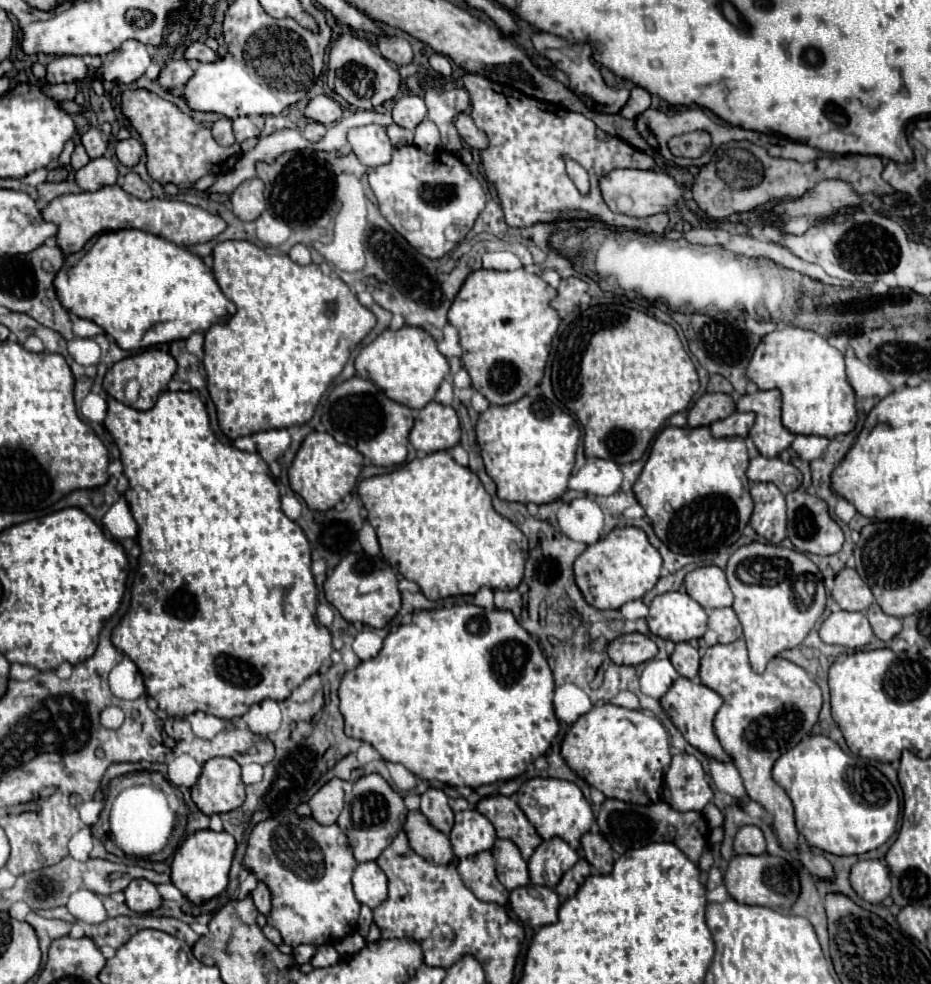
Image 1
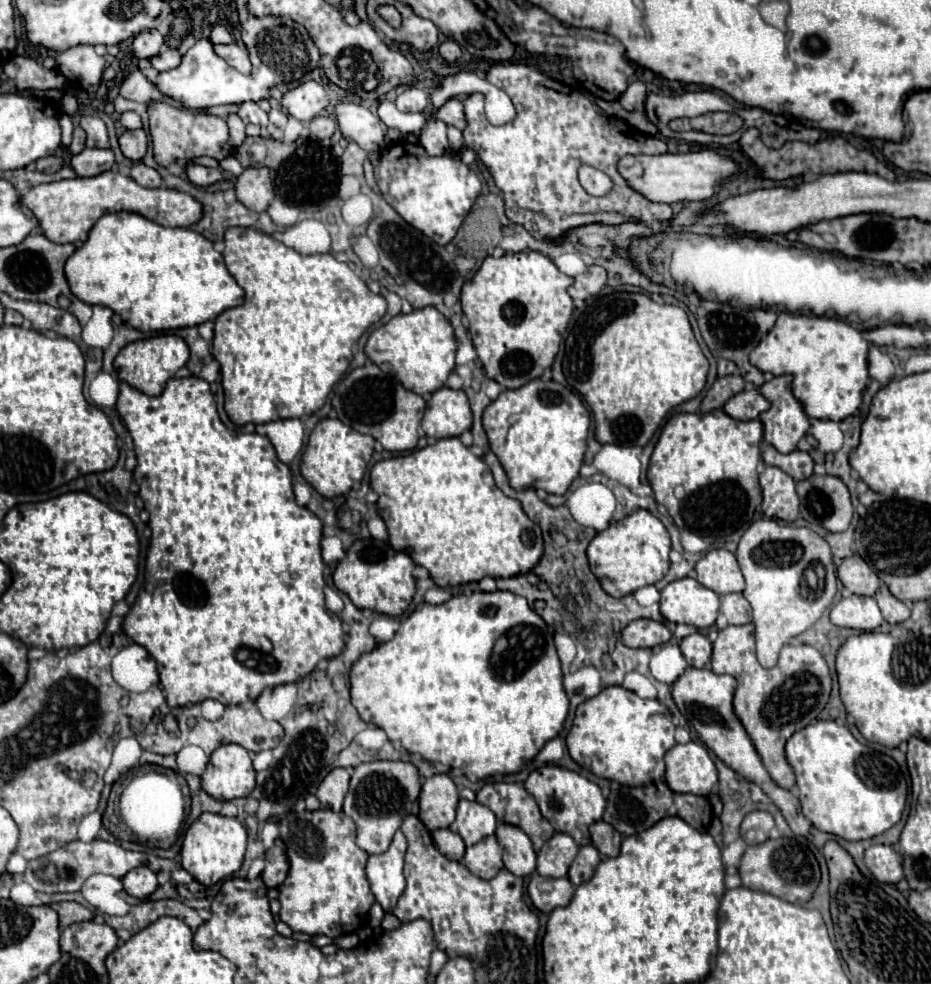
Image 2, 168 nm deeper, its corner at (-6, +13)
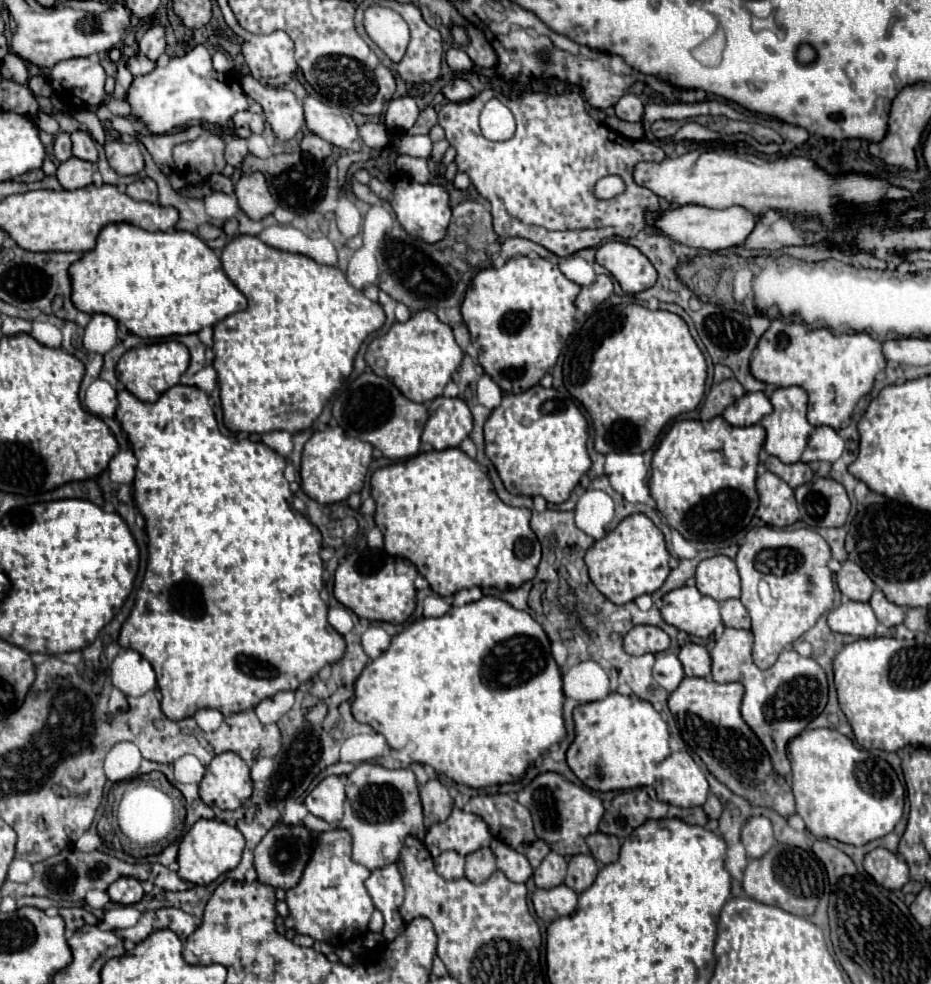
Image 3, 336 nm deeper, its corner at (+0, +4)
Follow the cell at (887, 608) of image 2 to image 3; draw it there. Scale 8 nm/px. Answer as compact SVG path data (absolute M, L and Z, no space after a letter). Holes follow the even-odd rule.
M880 589L874 591L874 595L872 595L872 599L870 599L870 607L874 609L876 619L878 619L882 625L886 625L886 627L896 627L896 625L900 625L900 623L904 621L904 617L906 617L906 611L904 611L902 607L898 607L898 605L890 603Z

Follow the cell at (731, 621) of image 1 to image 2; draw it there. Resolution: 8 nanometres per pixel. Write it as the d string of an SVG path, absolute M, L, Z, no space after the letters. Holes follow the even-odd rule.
M742 594L720 596L720 612L726 616L728 624L748 624L752 622L752 608Z

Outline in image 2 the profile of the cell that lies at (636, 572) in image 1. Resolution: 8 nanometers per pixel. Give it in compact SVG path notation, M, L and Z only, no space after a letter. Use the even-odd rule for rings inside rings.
M636 510L622 522L616 522L604 532L598 532L588 546L592 574L600 580L602 588L614 598L624 598L642 586L656 584L670 568L668 554L670 534L664 524L648 510Z

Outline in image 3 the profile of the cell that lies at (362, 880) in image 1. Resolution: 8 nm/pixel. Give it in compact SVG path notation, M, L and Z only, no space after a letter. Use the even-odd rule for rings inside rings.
M392 863L382 869L374 869L366 879L366 889L374 901L374 907L384 915L386 923L382 935L386 941L392 941L406 927L398 913L398 907L404 901L404 885L398 867Z

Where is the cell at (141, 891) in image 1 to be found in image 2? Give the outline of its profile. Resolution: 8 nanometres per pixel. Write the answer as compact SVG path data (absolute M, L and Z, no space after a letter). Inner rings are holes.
M140 866L130 870L122 878L122 886L130 896L144 900L158 888L158 880L156 880L156 874L148 866Z

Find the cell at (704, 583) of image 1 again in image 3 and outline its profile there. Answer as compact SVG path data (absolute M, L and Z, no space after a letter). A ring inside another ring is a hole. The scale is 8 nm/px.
M724 555L700 561L696 569L696 587L702 595L708 595L718 603L740 597L740 577L736 563Z

